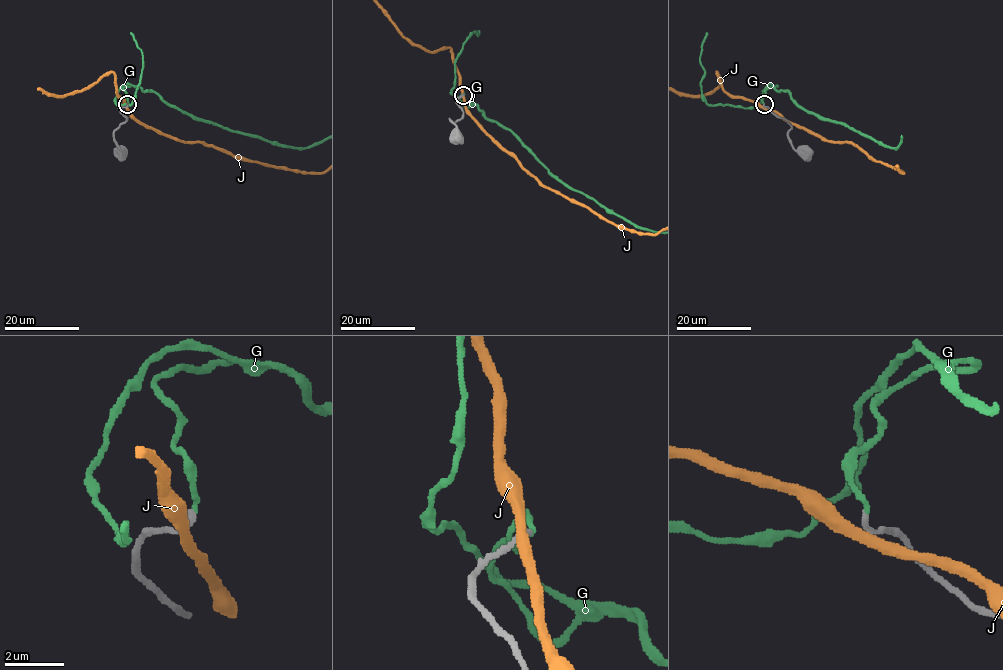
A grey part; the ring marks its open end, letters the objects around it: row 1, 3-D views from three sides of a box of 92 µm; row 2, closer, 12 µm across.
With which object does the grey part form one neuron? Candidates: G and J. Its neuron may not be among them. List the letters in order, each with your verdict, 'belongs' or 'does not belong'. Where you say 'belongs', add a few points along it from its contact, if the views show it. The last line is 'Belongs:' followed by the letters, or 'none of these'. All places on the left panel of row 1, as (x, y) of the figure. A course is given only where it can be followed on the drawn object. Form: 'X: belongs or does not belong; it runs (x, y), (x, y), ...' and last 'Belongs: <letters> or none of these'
G: belongs
J: does not belong
Belongs: G

